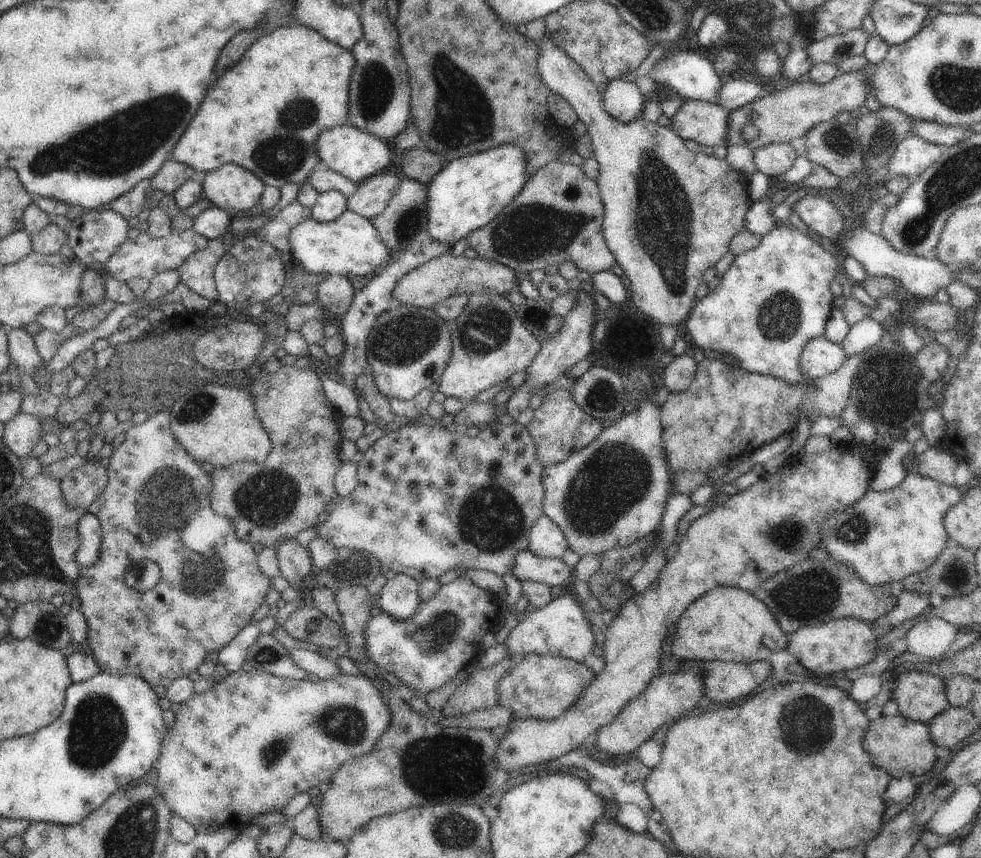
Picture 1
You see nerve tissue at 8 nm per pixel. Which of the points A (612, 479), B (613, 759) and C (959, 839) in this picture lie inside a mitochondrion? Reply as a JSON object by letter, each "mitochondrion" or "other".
{"A":"mitochondrion","B":"other","C":"other"}

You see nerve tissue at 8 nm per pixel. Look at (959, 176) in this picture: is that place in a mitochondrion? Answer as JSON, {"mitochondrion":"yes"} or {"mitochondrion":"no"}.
{"mitochondrion":"yes"}

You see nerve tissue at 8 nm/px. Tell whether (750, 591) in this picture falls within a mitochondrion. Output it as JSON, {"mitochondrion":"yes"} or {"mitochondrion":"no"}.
{"mitochondrion":"no"}

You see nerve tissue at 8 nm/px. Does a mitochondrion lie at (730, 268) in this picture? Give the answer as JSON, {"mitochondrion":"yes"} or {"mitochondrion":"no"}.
{"mitochondrion":"no"}

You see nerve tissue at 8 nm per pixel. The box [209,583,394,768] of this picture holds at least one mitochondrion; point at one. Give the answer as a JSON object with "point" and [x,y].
{"point":[345,724]}

